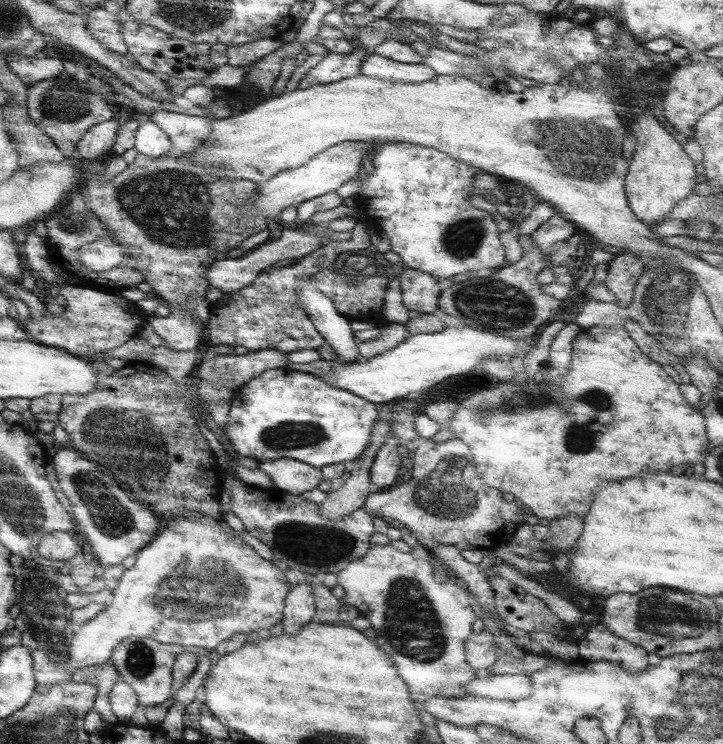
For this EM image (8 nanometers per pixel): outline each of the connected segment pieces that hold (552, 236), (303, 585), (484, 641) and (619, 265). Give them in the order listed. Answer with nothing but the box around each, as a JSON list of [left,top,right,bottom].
[[530,213,577,253],[282,580,316,634],[465,629,498,671],[603,252,646,308]]

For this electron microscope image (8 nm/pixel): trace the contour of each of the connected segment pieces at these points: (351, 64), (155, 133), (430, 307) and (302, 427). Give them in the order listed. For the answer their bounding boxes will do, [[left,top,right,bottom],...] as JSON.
[[297,44,368,89],[133,120,171,159],[399,267,442,314],[225,368,379,469]]

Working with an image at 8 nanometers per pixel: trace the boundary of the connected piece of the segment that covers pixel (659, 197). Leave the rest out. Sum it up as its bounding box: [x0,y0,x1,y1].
[625,106,697,226]

